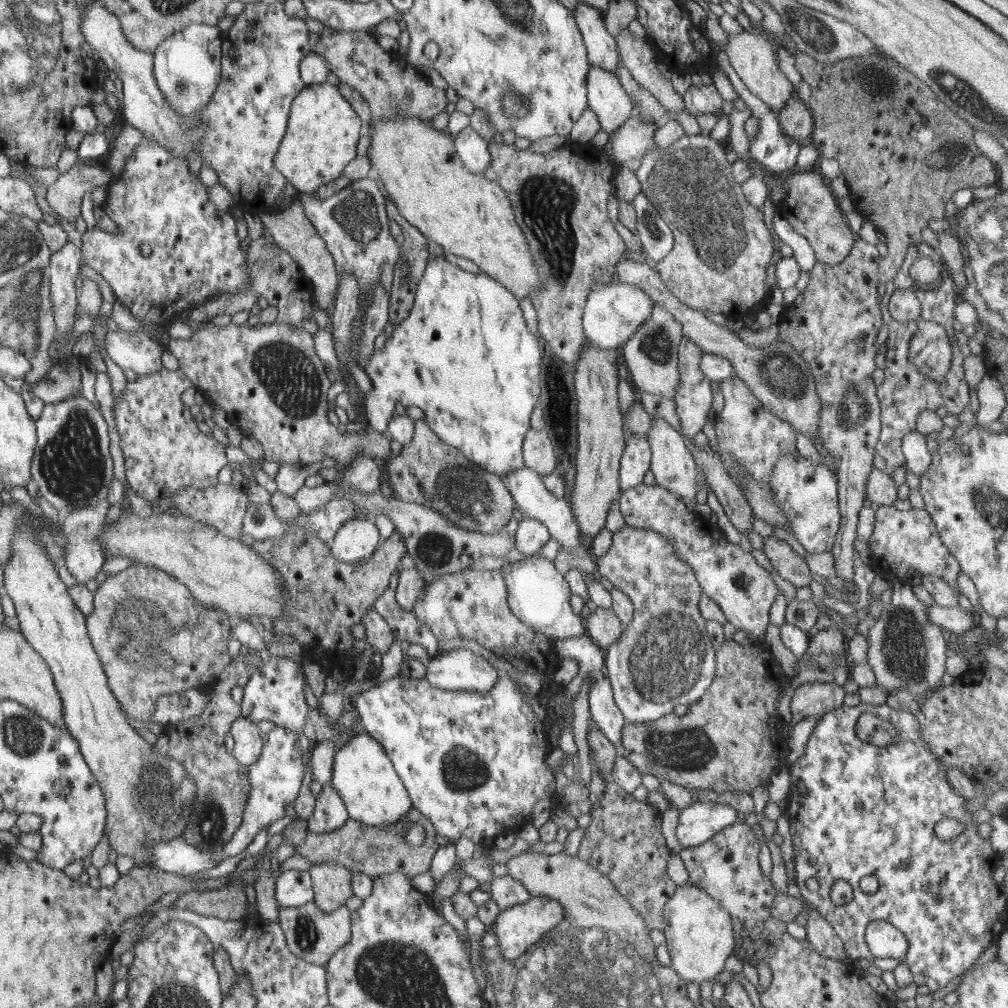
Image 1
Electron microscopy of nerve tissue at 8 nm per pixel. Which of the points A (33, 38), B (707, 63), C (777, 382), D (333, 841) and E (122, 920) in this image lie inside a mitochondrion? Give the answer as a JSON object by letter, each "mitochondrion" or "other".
{"A":"mitochondrion","B":"other","C":"mitochondrion","D":"other","E":"other"}

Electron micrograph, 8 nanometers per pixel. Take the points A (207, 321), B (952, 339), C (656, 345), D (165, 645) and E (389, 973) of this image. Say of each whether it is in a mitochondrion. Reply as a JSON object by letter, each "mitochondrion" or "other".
{"A":"other","B":"other","C":"mitochondrion","D":"mitochondrion","E":"mitochondrion"}

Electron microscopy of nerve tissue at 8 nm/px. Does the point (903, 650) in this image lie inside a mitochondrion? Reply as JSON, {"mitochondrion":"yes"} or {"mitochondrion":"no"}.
{"mitochondrion":"yes"}

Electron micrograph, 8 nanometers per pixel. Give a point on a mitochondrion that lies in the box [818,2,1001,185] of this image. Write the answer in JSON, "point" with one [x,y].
{"point":[948,157]}

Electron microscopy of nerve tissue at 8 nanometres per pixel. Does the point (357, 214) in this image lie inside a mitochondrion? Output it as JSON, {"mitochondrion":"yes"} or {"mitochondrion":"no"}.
{"mitochondrion":"yes"}

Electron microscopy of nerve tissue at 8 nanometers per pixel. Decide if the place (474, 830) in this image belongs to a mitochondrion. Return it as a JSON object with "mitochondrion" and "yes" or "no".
{"mitochondrion":"no"}

